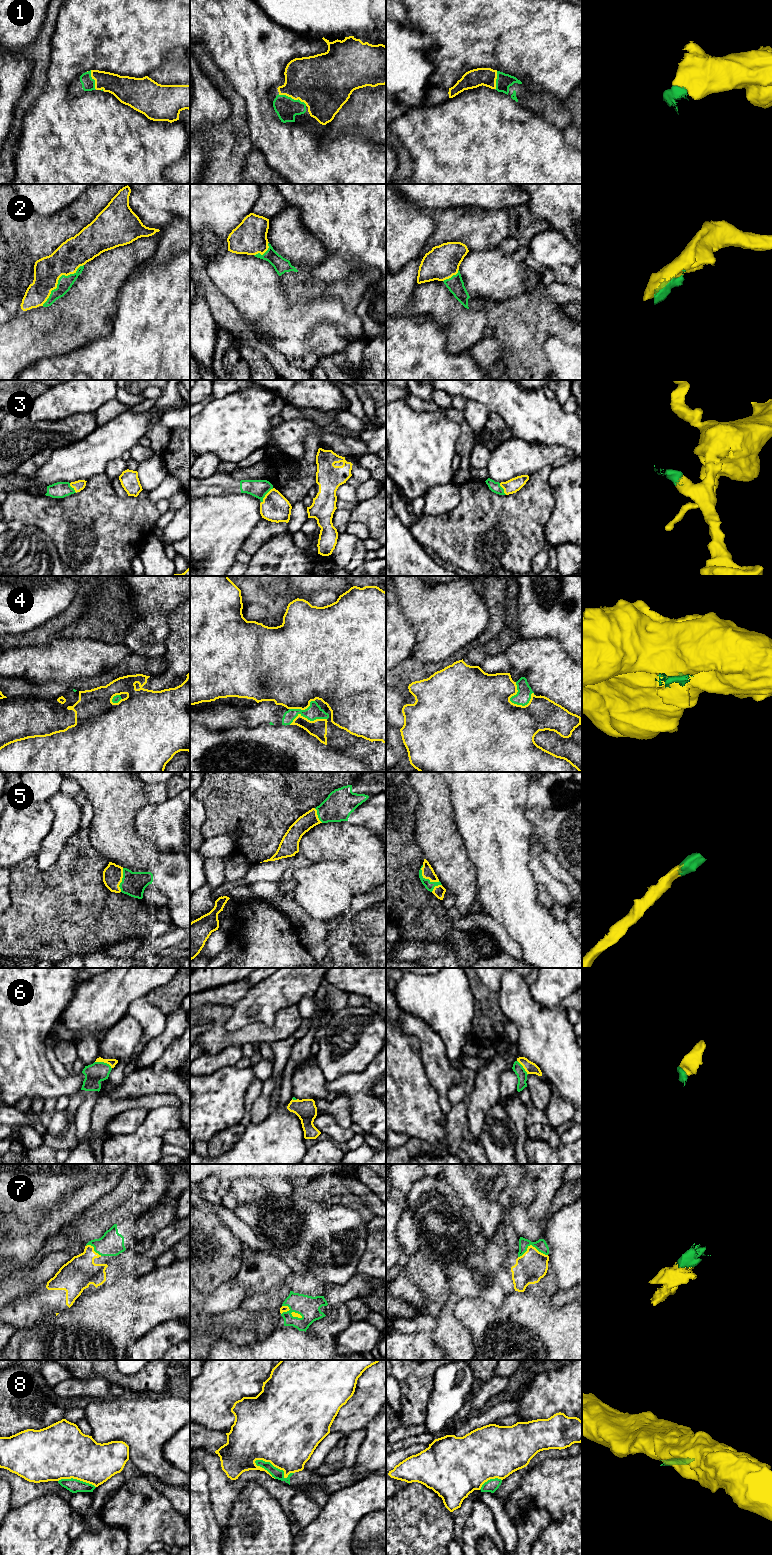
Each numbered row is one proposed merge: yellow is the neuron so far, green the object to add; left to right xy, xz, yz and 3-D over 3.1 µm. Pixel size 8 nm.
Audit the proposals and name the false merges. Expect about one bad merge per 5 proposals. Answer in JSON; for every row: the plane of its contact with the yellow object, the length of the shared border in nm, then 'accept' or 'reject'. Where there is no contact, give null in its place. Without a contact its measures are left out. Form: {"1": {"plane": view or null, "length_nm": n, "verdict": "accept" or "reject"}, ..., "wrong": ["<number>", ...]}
{"1": {"plane": "xz", "length_nm": 240, "verdict": "accept"}, "2": {"plane": "xy", "length_nm": 480, "verdict": "accept"}, "3": {"plane": "xz", "length_nm": 160, "verdict": "accept"}, "4": {"plane": "yz", "length_nm": 220, "verdict": "reject"}, "5": {"plane": "yz", "length_nm": 190, "verdict": "accept"}, "6": {"plane": "xy", "length_nm": 150, "verdict": "accept"}, "7": {"plane": "yz", "length_nm": 240, "verdict": "accept"}, "8": {"plane": "xz", "length_nm": 340, "verdict": "reject"}, "wrong": ["4", "8"]}

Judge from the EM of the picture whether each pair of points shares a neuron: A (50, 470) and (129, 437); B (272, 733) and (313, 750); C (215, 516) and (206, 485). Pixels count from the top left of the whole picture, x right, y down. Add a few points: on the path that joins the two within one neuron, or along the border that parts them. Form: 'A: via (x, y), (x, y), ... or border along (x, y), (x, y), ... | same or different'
A: via (70, 463), (89, 457), (99, 447), (109, 441) | same
B: via (282, 743), (291, 750), (303, 750) | same
C: border along (232, 493), (203, 496), (200, 498) | different

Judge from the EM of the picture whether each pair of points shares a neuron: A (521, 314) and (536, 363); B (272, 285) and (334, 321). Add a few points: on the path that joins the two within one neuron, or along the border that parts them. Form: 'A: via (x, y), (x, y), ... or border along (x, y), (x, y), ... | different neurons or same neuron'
A: via (521, 326), (524, 351) | same neuron
B: via (281, 302), (300, 321), (317, 321) | same neuron

